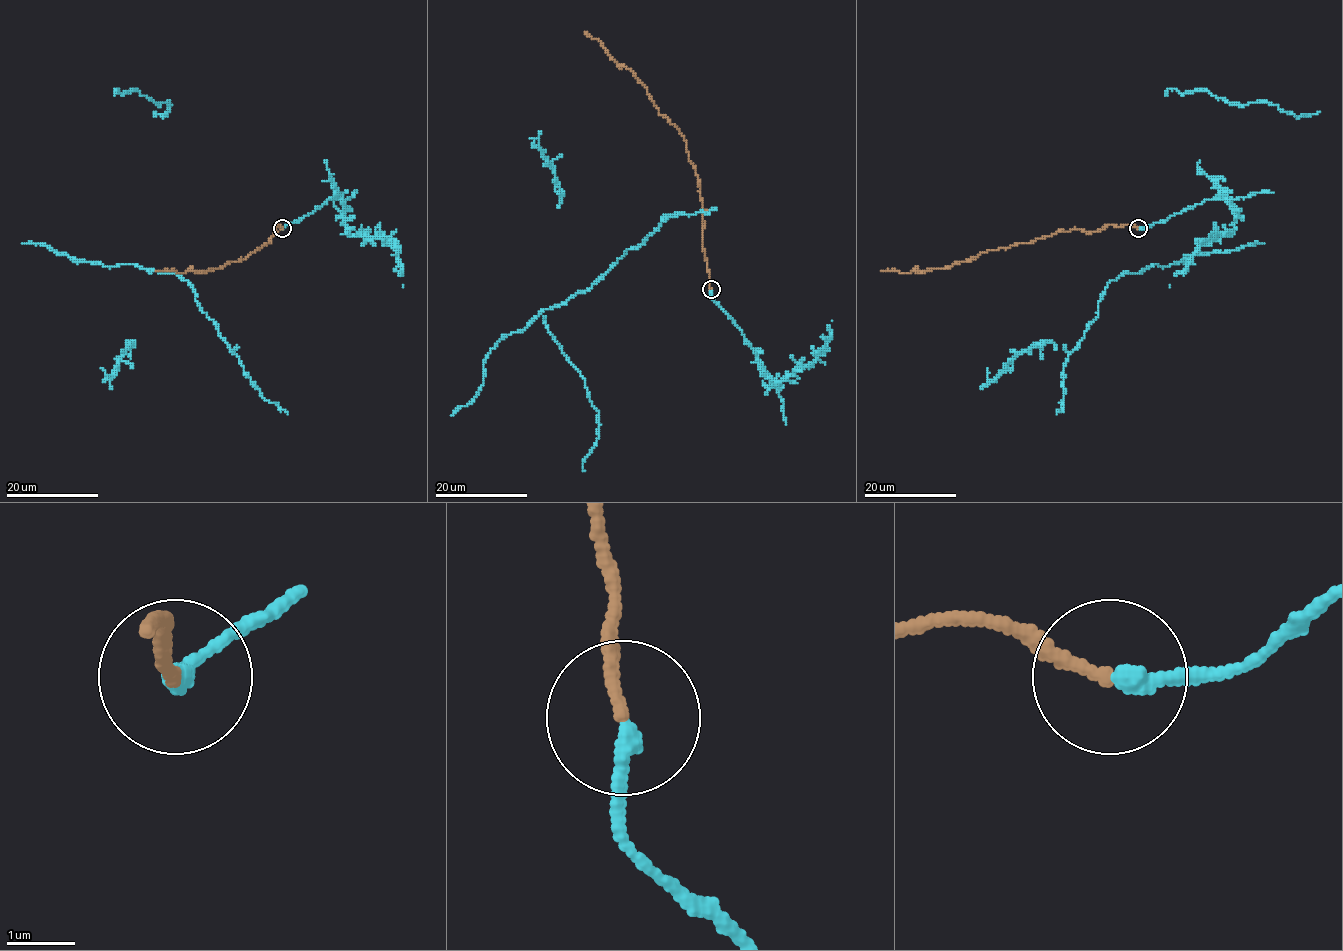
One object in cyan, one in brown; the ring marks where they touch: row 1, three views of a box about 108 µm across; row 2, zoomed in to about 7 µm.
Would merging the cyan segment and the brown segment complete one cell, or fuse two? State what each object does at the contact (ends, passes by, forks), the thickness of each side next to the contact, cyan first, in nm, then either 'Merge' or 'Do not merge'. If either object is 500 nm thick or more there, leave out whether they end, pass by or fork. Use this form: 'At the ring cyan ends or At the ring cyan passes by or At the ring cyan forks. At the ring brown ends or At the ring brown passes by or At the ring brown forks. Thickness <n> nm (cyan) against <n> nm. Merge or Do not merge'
At the ring cyan ends. At the ring brown ends. Thickness 240 nm (cyan) against 170 nm. Merge

